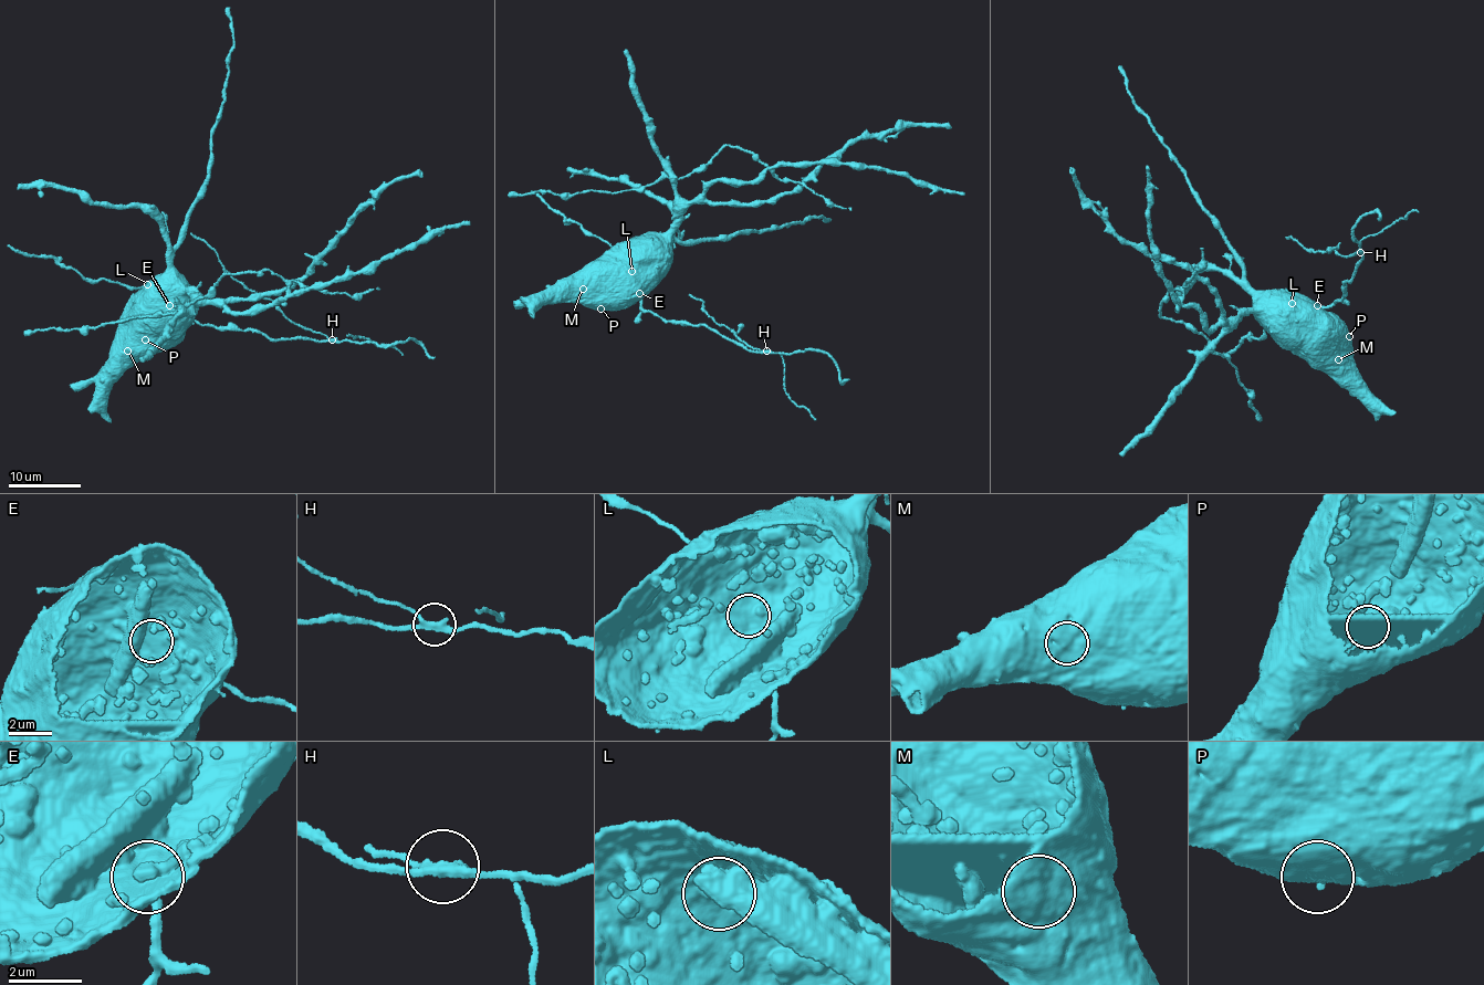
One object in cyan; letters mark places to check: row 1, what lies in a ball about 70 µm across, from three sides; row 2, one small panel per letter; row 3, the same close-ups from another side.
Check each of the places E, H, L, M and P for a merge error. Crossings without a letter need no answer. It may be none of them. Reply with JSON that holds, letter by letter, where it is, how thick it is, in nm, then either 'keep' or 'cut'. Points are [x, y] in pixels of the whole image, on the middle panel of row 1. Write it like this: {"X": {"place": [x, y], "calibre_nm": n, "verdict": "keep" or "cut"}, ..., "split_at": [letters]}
{"E": {"place": [639, 293], "calibre_nm": 800, "verdict": "cut"}, "H": {"place": [766, 350], "calibre_nm": 260, "verdict": "cut"}, "L": {"place": [631, 271], "calibre_nm": 850, "verdict": "cut"}, "M": {"place": [583, 289], "calibre_nm": 650, "verdict": "keep"}, "P": {"place": [601, 308], "calibre_nm": 550, "verdict": "keep"}, "split_at": ["E", "H", "L"]}

